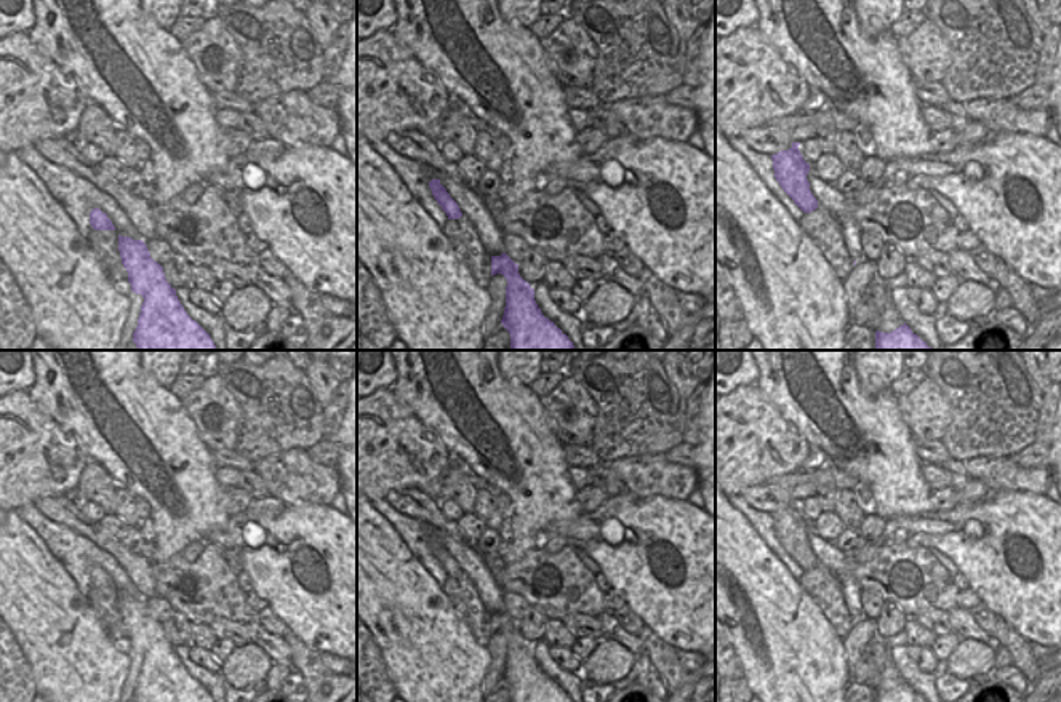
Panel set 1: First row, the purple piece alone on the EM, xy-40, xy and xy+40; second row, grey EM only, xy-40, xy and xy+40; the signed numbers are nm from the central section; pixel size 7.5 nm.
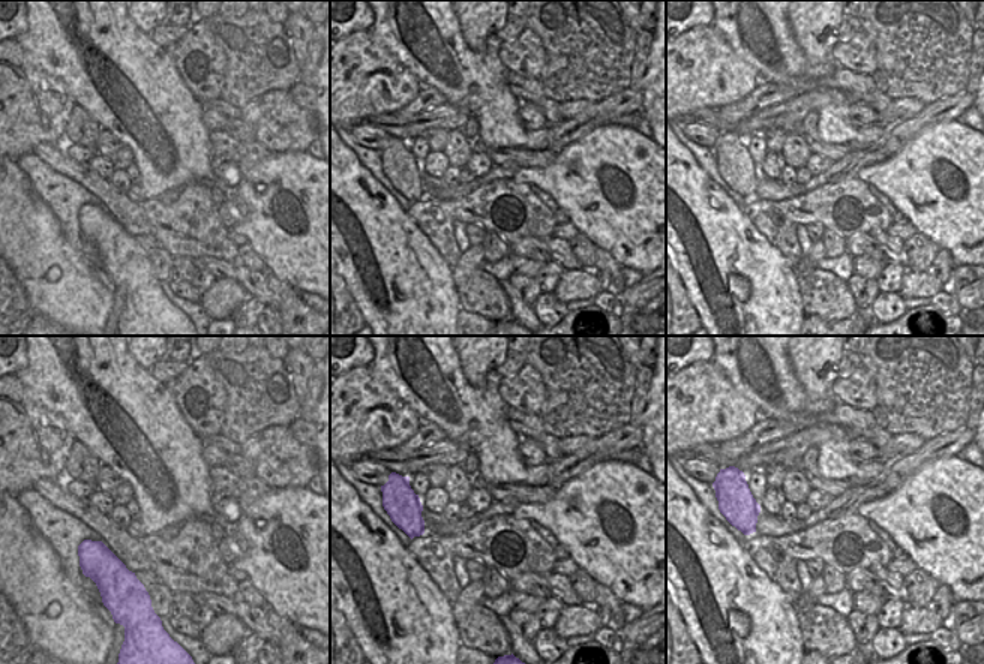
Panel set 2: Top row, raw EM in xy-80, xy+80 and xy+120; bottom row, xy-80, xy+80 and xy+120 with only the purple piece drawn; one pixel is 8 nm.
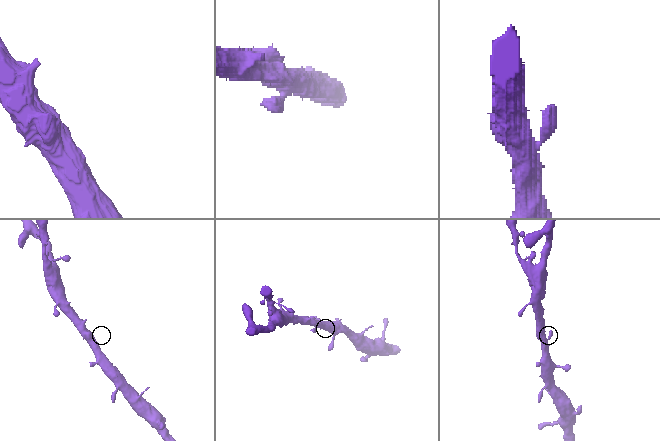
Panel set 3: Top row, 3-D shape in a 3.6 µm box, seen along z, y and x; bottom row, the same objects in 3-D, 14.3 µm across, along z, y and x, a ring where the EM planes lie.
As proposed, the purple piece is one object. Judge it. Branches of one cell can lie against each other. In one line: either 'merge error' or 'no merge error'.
no merge error

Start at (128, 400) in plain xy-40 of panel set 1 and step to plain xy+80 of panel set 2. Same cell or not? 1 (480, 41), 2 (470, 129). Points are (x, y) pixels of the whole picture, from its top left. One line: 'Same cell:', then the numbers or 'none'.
Same cell: none

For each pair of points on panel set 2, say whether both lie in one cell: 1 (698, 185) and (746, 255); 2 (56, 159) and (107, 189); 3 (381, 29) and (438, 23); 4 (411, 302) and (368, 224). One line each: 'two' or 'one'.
1: one
2: one
3: one
4: one

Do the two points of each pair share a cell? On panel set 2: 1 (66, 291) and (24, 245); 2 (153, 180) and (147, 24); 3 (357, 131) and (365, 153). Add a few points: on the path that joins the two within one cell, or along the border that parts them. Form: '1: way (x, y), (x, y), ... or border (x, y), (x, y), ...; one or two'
1: way (57, 279), (36, 257); one
2: border (128, 15), (149, 35); two
3: border (348, 131), (360, 144), (380, 152); two

